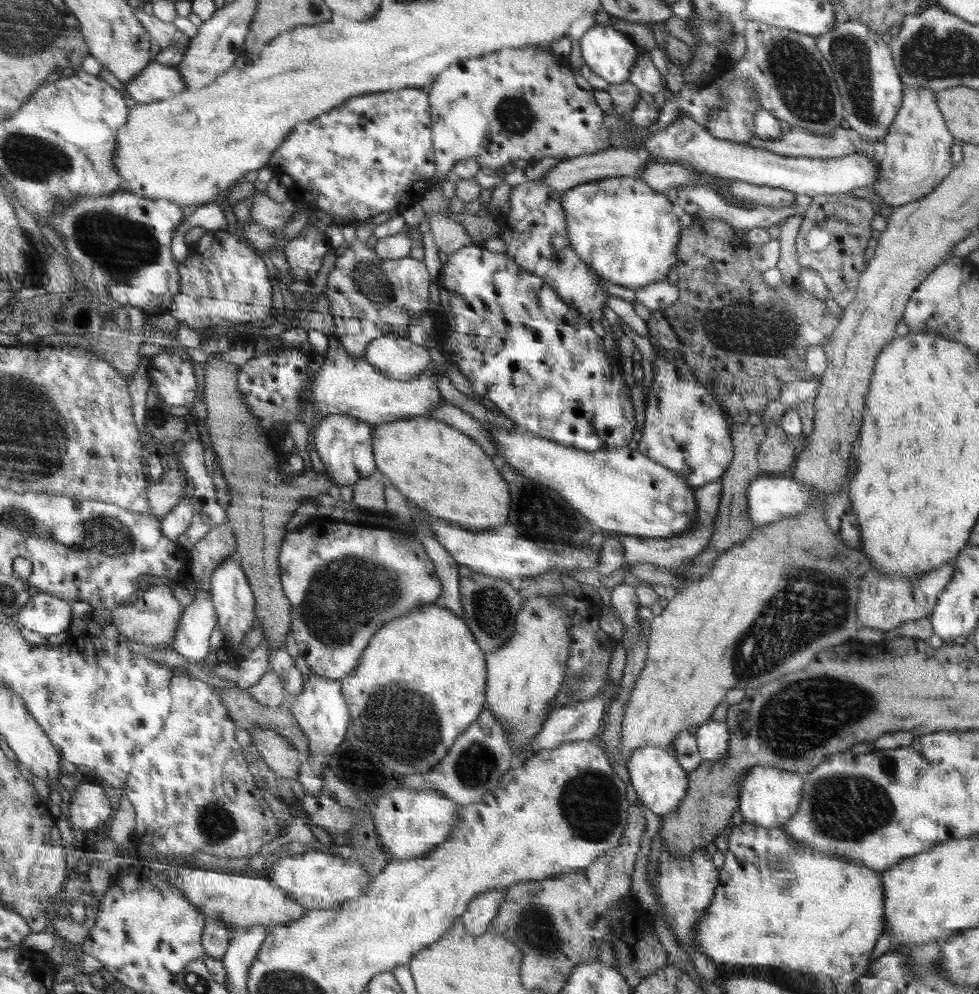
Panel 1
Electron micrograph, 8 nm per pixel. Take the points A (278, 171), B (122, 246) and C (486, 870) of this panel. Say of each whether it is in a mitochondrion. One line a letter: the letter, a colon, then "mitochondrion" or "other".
A: other
B: mitochondrion
C: other

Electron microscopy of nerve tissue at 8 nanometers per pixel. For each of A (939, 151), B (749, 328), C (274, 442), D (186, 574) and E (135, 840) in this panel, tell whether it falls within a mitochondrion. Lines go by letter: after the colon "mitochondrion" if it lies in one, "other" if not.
A: other
B: mitochondrion
C: other
D: other
E: other

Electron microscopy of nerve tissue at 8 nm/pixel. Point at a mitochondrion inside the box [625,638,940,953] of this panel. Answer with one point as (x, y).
(829, 704)

